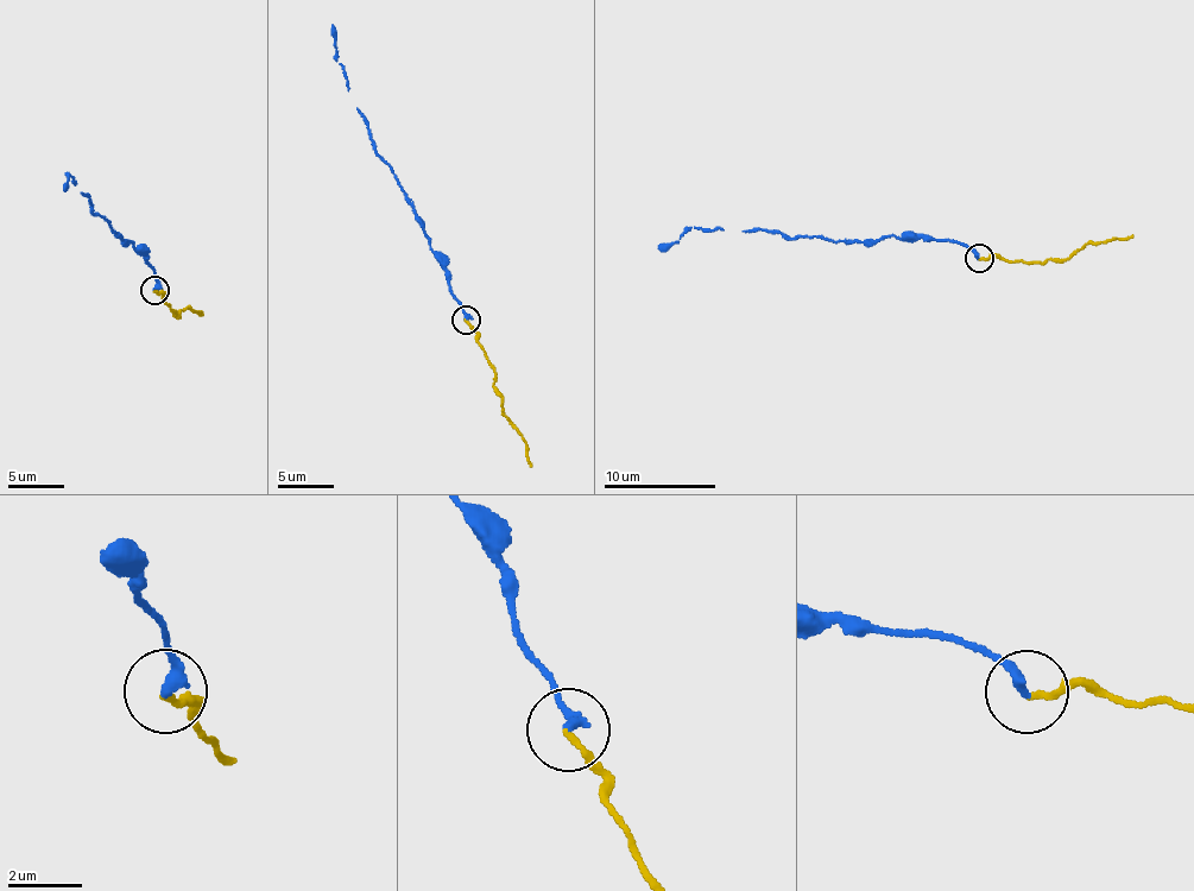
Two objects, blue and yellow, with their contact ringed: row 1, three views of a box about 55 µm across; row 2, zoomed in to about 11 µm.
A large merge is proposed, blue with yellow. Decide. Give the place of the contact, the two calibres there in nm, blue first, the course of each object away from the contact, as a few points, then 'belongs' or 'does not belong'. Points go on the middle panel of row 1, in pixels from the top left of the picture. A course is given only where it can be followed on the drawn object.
at (466, 320); 320 nm thick on the blue side, 160 nm on the other; blue runs (466, 318), (414, 202), (376, 152), (368, 121), (338, 62), (332, 24); yellow runs (463, 318), (475, 333), (500, 403), (526, 446), (526, 460), (531, 466); belongs

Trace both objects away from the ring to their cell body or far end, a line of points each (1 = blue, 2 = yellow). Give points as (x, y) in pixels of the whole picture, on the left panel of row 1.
1: (156, 290), (157, 277), (144, 253), (107, 220), (92, 213), (90, 196), (75, 185), (68, 174), (64, 187)
2: (152, 290), (162, 294), (177, 316), (187, 307), (203, 311)

